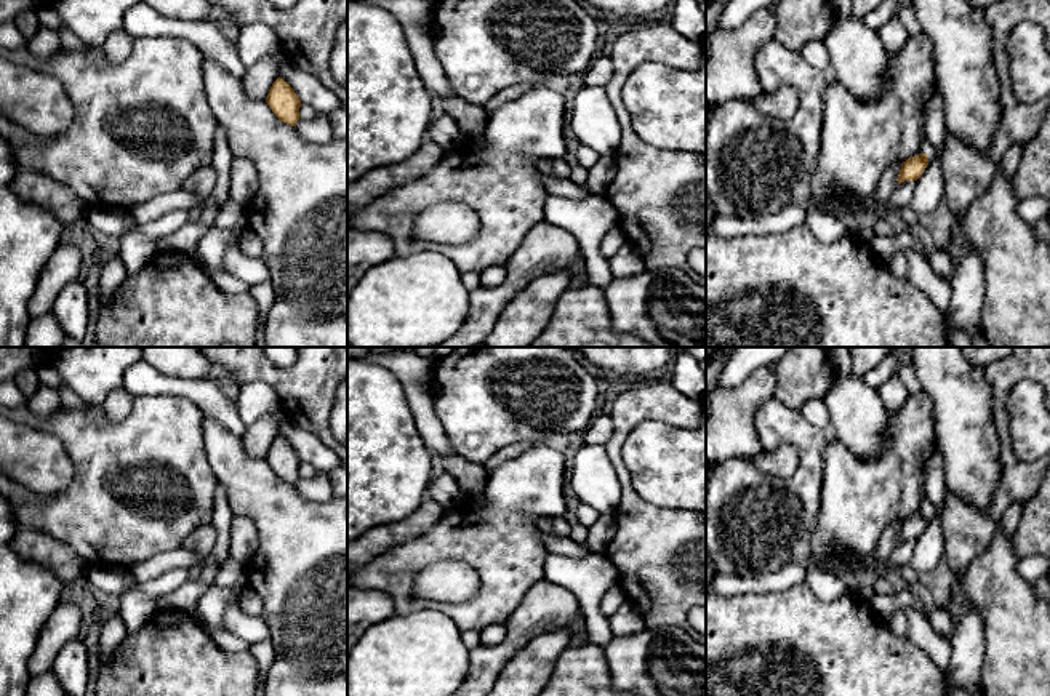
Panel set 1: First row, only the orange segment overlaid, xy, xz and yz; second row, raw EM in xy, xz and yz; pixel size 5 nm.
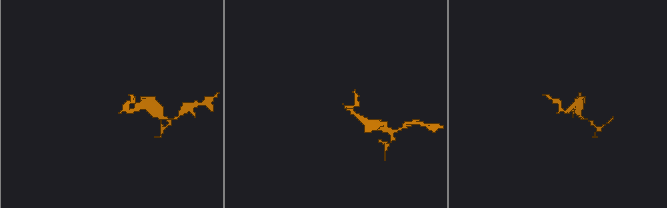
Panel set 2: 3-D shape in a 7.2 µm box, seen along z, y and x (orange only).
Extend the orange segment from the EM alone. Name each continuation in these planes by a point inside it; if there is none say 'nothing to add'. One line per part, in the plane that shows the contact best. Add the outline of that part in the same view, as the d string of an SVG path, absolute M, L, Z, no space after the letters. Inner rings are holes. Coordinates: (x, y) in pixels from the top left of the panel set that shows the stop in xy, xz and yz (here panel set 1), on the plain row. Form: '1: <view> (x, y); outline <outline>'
1: yz (887, 541); outline M901 522L896 523L890 523L885 526L877 547L872 552L872 557L879 562L879 563L888 563L888 557L892 554L892 550L895 549L895 546L898 544L898 533L901 528Z

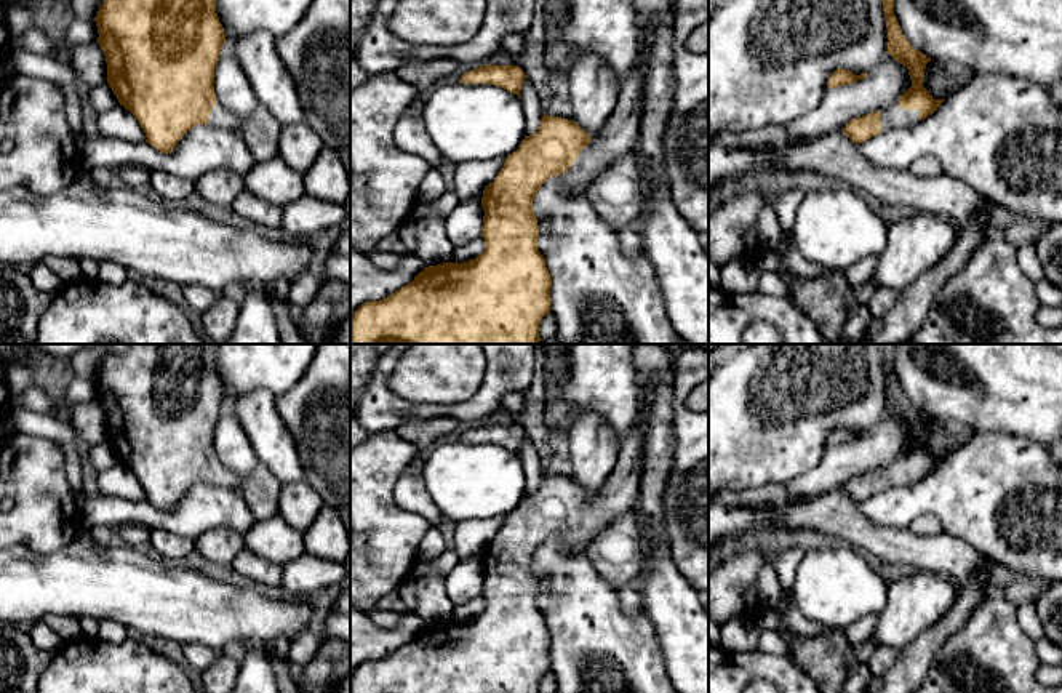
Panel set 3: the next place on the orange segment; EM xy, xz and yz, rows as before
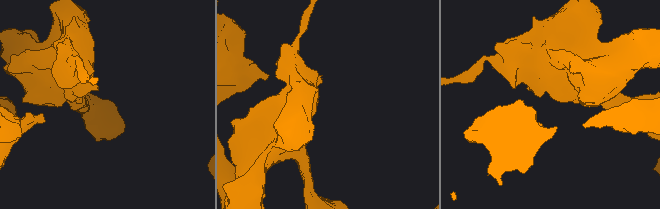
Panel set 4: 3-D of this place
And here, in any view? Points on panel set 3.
1: xz (619, 493); outline M633 427L619 448L613 472L565 531L571 549L587 549L617 515L637 506L641 475L643 429Z

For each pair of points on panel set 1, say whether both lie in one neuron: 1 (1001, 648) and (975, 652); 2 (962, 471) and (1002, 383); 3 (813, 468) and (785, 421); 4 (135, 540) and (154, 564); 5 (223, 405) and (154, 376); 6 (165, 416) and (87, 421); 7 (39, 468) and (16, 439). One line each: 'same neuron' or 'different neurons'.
1: different neurons
2: different neurons
3: same neuron
4: different neurons
5: same neuron
6: same neuron
7: same neuron

